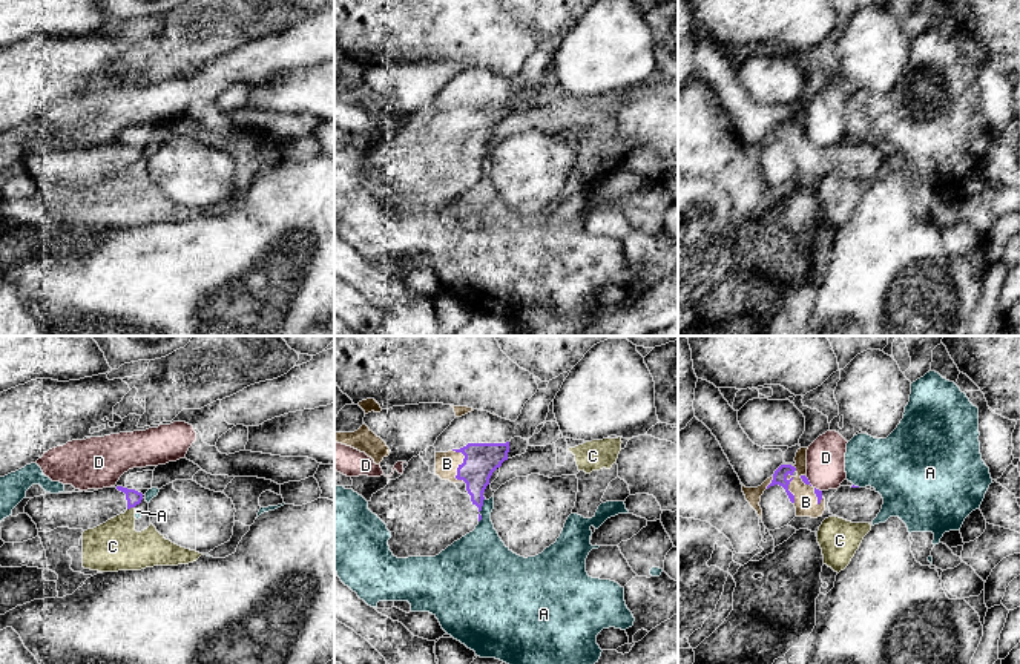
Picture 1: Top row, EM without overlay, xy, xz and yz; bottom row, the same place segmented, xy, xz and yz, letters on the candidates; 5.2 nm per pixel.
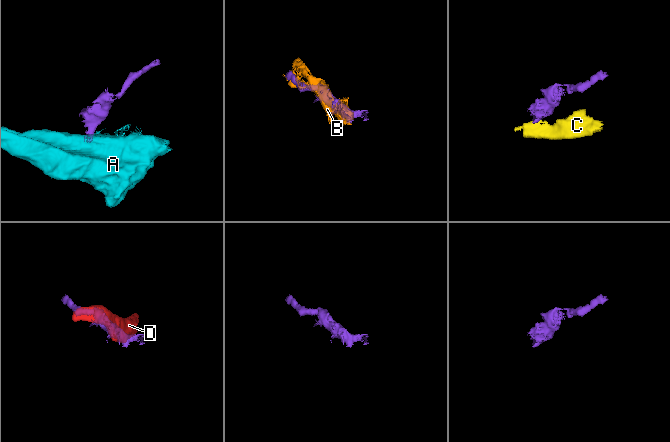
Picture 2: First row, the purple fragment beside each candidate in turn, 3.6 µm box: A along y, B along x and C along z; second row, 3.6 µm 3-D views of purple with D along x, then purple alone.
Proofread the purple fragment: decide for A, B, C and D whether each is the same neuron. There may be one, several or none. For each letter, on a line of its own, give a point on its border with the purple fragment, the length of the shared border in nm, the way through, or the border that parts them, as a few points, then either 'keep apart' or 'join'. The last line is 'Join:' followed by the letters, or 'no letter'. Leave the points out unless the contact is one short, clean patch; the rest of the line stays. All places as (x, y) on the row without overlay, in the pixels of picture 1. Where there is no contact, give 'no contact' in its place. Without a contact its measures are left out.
A: meets purple in xz at (482, 161); contact 80 nm long; keep apart
B: meets purple in xz at (459, 123); contact 190 nm long; keep apart
C: meets purple in xy at (131, 163); contact 40 nm long; border along xy (134, 163), (128, 166); keep apart
D: meets purple in yz at (807, 137); contact 70 nm long; border along yz (804, 132), (812, 141); keep apart
Join: no letter

